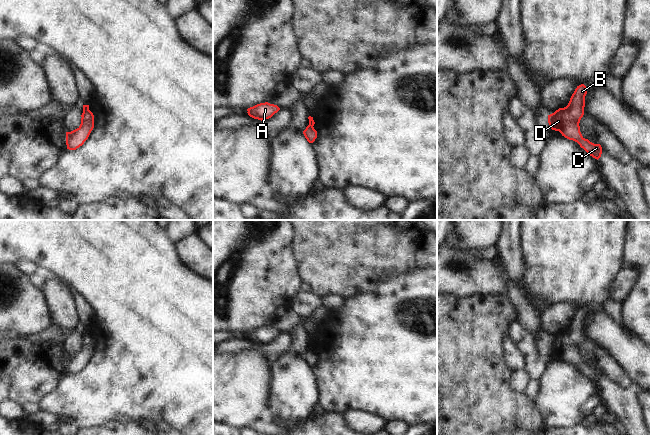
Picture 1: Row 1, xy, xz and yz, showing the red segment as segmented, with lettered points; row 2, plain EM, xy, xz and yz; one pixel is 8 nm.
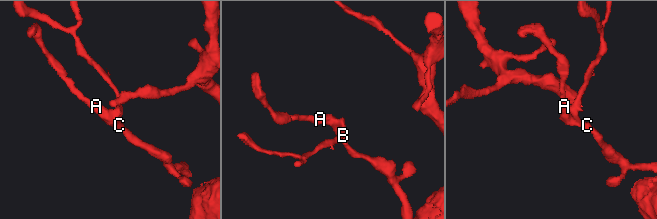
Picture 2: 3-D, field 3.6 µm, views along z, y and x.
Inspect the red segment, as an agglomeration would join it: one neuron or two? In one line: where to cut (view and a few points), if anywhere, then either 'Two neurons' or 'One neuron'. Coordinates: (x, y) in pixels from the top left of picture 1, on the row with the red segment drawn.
No split. One neuron

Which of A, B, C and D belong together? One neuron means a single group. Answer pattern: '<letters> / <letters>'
A B C D

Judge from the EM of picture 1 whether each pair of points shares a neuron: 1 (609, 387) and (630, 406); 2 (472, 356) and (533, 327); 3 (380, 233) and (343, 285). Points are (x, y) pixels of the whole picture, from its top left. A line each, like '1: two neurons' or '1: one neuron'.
1: one neuron
2: two neurons
3: one neuron

